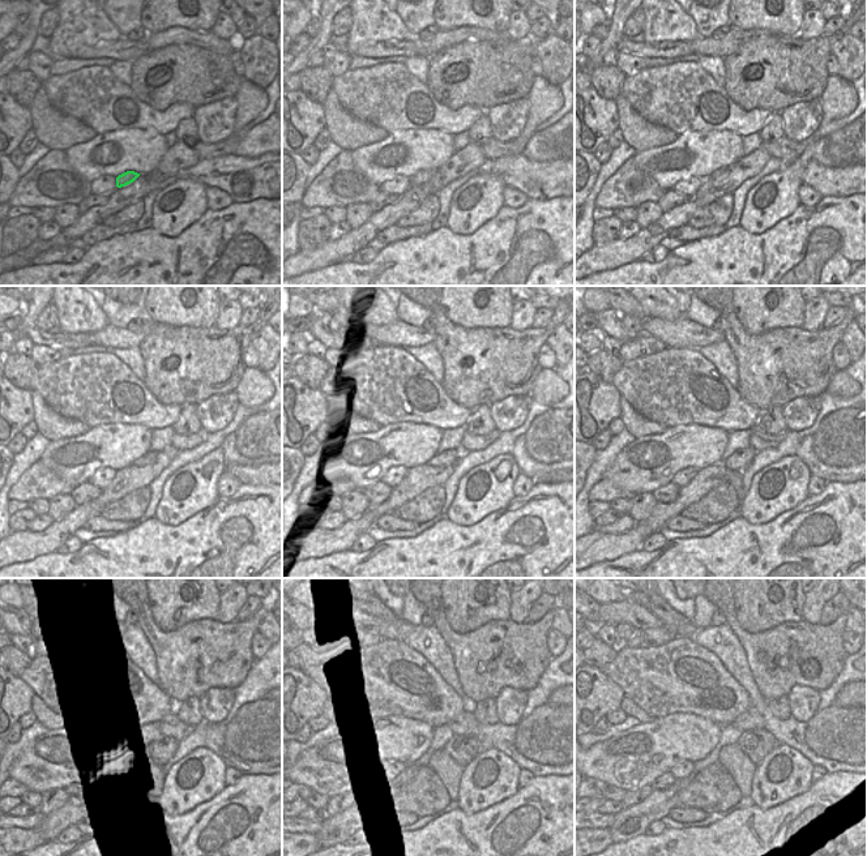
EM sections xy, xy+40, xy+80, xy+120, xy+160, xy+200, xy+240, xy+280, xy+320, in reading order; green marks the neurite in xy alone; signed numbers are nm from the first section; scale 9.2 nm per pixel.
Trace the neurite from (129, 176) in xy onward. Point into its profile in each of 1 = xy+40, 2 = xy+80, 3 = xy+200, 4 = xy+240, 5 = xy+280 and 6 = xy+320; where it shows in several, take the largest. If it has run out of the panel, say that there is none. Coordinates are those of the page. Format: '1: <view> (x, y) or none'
1: xy+40 (422, 176)
2: xy+80 (721, 171)
3: xy+200 (738, 461)
4: xy+240 (162, 749)
5: xy+280 (462, 749)
6: xy+320 (756, 744)

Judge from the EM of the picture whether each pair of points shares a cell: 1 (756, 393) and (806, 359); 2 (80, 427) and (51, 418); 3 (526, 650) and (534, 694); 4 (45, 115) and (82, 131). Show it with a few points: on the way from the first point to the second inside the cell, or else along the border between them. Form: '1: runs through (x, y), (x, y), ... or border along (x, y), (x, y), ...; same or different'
1: runs through (768, 381), (786, 363), (794, 362); same
2: runs through (73, 427), (60, 427), (58, 424); same
3: border along (550, 662), (539, 680), (526, 692); different
4: runs through (54, 124), (60, 131), (73, 131); same

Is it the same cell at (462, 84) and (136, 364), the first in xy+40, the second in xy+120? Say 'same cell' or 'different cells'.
different cells

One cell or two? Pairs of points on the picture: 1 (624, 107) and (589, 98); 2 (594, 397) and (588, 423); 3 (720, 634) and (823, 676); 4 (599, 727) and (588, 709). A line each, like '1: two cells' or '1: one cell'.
1: two cells
2: one cell
3: two cells
4: two cells

